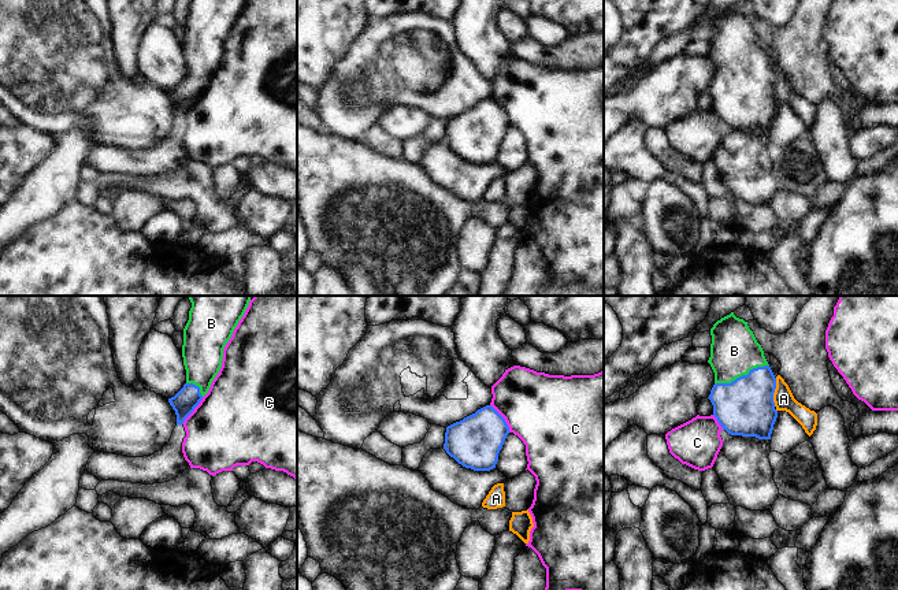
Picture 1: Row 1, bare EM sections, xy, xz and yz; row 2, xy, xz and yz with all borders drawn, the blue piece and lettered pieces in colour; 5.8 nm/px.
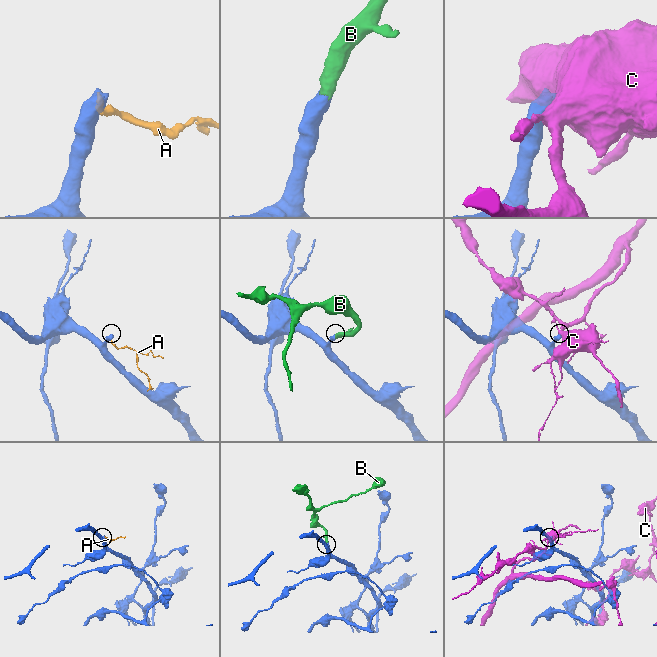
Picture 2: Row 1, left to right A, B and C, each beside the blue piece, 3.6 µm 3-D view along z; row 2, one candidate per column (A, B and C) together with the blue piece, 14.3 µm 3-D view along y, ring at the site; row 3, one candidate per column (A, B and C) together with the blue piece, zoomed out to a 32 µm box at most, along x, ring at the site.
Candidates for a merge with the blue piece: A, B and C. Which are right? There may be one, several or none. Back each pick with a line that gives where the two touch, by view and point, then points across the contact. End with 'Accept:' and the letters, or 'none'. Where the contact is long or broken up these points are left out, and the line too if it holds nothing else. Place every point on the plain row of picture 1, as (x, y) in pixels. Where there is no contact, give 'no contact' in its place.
B: yz (742, 69) | across yz (745, 100), (742, 69), (734, 44)
Accept: B

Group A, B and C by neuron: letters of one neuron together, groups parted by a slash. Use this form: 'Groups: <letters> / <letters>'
Groups: A / B / C

